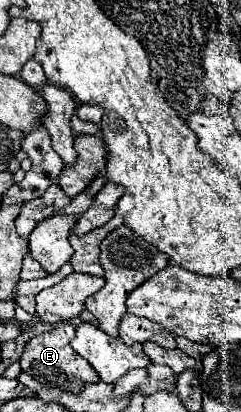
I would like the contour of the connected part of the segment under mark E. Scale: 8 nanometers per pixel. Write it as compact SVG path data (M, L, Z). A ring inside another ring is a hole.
M65 323L59 325L57 329L37 335L31 341L27 341L23 355L21 355L21 369L25 373L29 373L31 377L35 377L37 381L41 381L43 385L51 385L51 387L59 387L63 391L73 391L79 393L83 389L83 383L97 383L99 377L95 373L95 369L71 347L71 339L75 337L75 327Z

